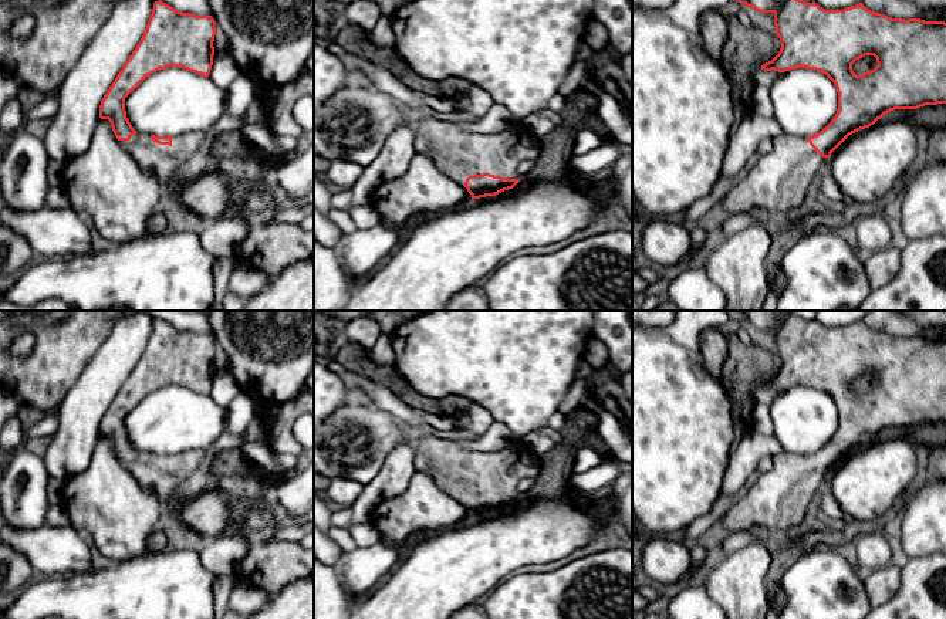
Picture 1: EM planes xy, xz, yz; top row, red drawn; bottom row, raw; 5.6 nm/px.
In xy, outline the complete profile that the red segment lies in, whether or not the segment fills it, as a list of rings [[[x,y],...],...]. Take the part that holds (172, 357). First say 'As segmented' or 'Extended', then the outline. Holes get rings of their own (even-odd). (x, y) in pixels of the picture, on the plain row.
Extended. [[[155,319],[139,362],[99,423],[99,436],[111,440],[121,464],[135,480],[159,497],[165,514],[205,541],[224,535],[230,515],[230,495],[223,487],[230,483],[217,480],[200,494],[186,501],[175,501],[175,490],[199,469],[205,451],[200,449],[178,454],[139,451],[126,436],[125,416],[146,395],[168,385],[209,395],[214,373],[214,354],[216,339],[212,334],[182,331],[163,319]]]

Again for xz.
Extended. [[[428,432],[418,440],[413,451],[416,471],[428,473],[445,493],[463,503],[472,517],[496,514],[513,507],[520,500],[518,483],[528,477],[537,478],[541,469],[541,459],[523,443],[499,451],[470,451],[449,436]]]

